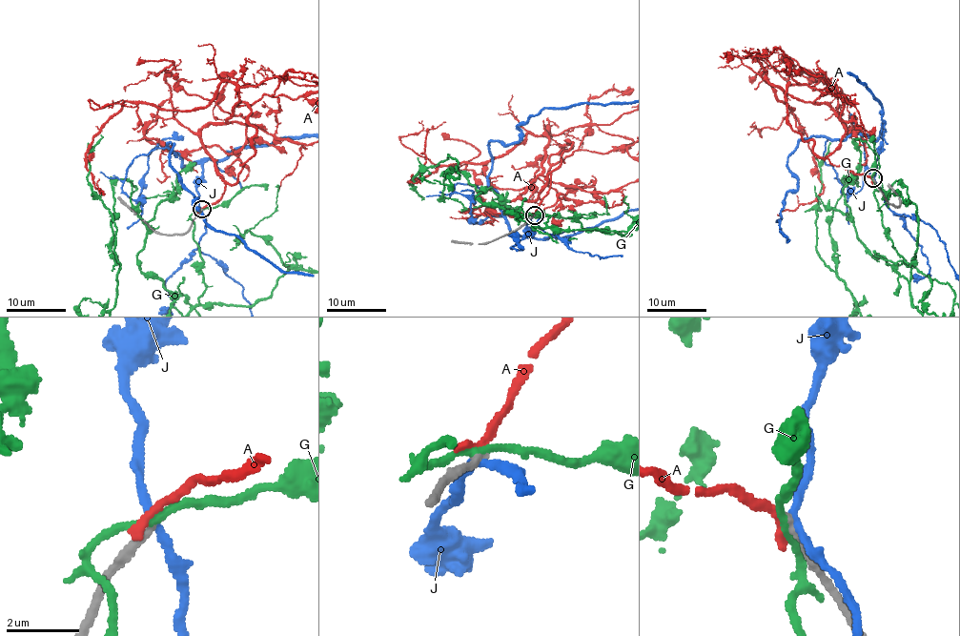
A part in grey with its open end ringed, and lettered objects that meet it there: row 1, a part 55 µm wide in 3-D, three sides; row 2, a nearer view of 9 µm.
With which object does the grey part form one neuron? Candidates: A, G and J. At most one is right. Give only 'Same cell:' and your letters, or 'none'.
Same cell: none

